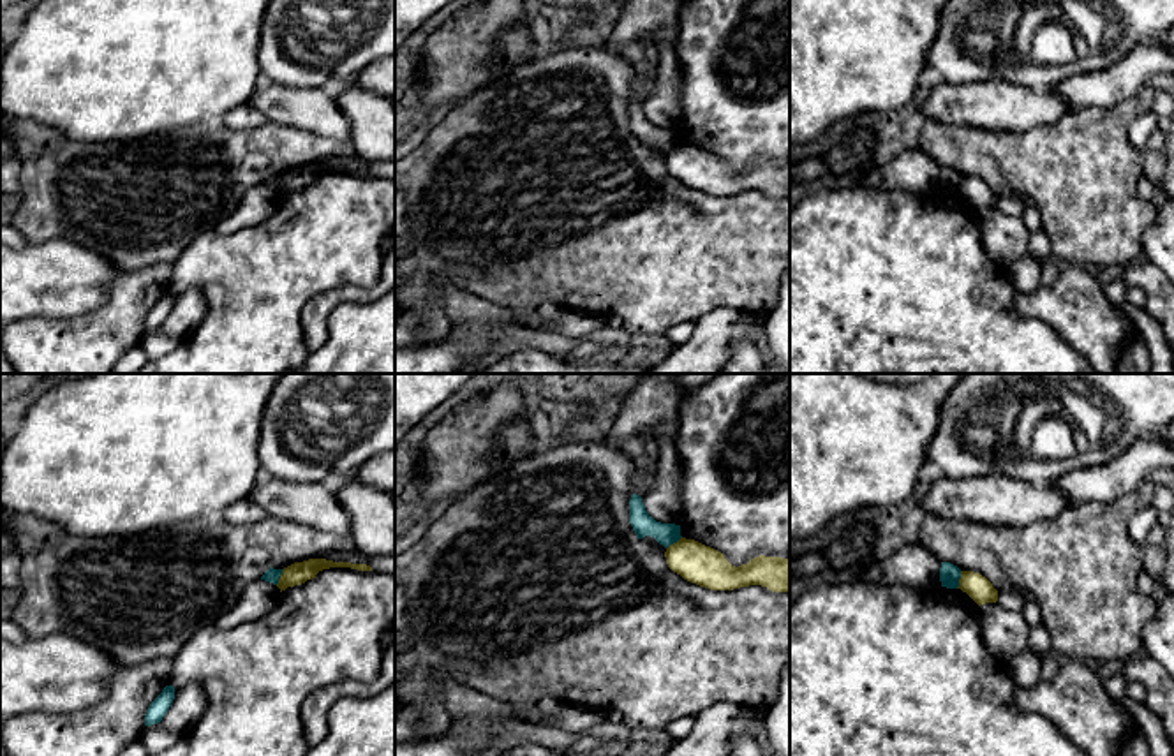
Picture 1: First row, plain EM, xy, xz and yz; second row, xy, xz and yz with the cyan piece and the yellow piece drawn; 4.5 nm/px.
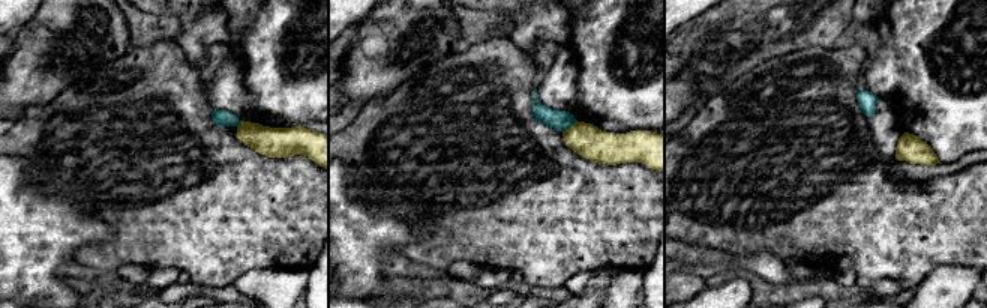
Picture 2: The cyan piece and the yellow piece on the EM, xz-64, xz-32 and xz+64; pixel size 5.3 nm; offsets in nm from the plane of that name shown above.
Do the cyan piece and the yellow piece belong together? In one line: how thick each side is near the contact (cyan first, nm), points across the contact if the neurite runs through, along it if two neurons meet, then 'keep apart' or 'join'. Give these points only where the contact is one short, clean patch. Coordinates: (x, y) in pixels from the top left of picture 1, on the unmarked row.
100 nm thick on the cyan side, 110 nm on the other; border along yz (961, 177), (956, 192); keep apart

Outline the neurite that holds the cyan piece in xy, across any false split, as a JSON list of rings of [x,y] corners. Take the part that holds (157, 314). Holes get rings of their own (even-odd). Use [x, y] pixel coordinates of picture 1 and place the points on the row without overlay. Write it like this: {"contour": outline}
{"contour": [[[166,291],[162,298],[150,308],[145,319],[145,331],[152,331],[162,326],[175,305],[175,293]]]}

